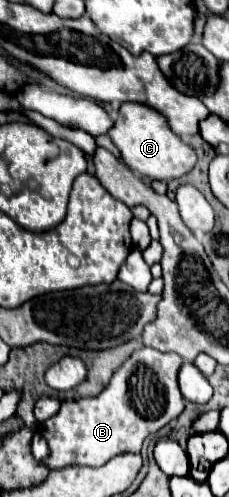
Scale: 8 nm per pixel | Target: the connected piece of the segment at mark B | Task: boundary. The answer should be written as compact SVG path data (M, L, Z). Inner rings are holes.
M144 346L116 370L102 394L62 402L60 412L42 422L42 436L50 446L50 458L44 464L50 470L70 464L96 468L118 454L140 452L148 434L158 432L184 410L184 398L176 382L180 366L182 358L178 354L162 354Z

